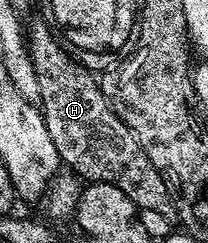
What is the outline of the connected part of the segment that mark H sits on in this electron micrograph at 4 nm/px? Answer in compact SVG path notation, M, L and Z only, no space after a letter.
M44 21L37 22L29 29L29 52L37 71L38 104L45 127L49 127L49 136L53 138L53 147L57 147L60 162L84 182L109 183L125 191L136 209L157 211L157 215L166 221L174 222L175 204L171 202L165 179L161 179L157 167L149 163L149 155L145 155L133 131L125 127L125 123L107 103L96 74L91 74L85 66L78 65L70 57L72 54L61 44L52 26Z

